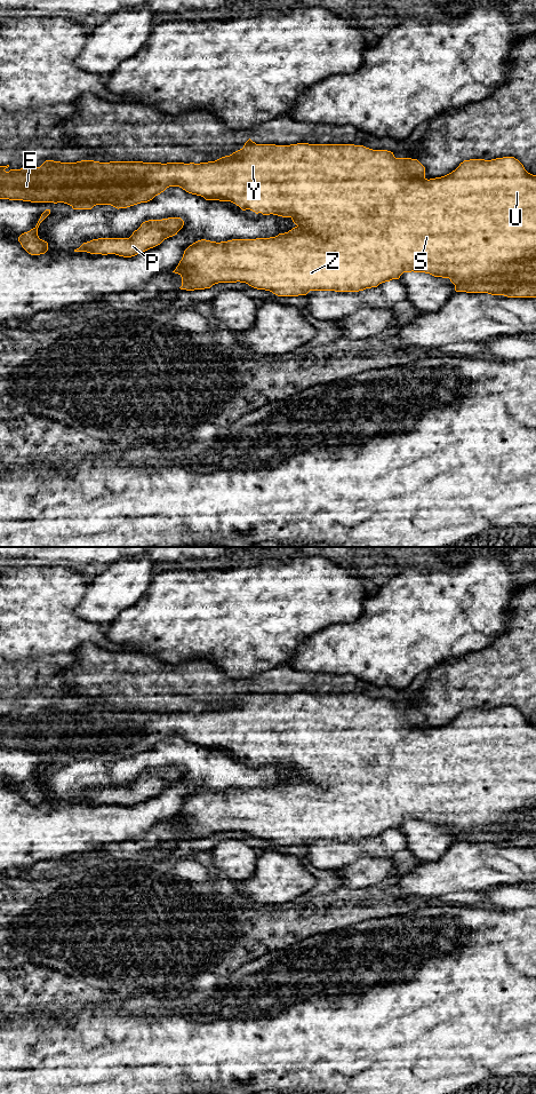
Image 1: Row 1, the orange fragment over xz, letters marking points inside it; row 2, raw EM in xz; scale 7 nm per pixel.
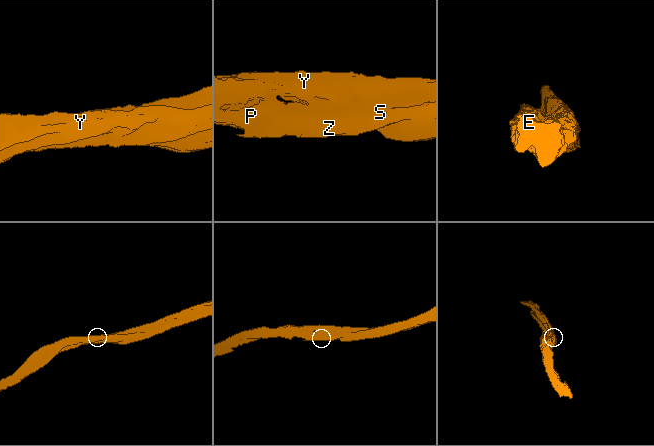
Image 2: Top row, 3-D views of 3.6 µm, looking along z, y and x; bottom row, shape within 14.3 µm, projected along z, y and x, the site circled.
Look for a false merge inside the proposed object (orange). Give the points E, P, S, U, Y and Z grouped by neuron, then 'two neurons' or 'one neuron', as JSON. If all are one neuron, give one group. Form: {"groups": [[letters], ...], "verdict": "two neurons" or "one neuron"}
{"groups": [["E", "P", "S", "U", "Y", "Z"]], "verdict": "one neuron"}

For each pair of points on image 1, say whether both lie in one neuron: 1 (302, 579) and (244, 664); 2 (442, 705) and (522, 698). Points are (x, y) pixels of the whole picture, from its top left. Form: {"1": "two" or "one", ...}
{"1": "one", "2": "one"}

